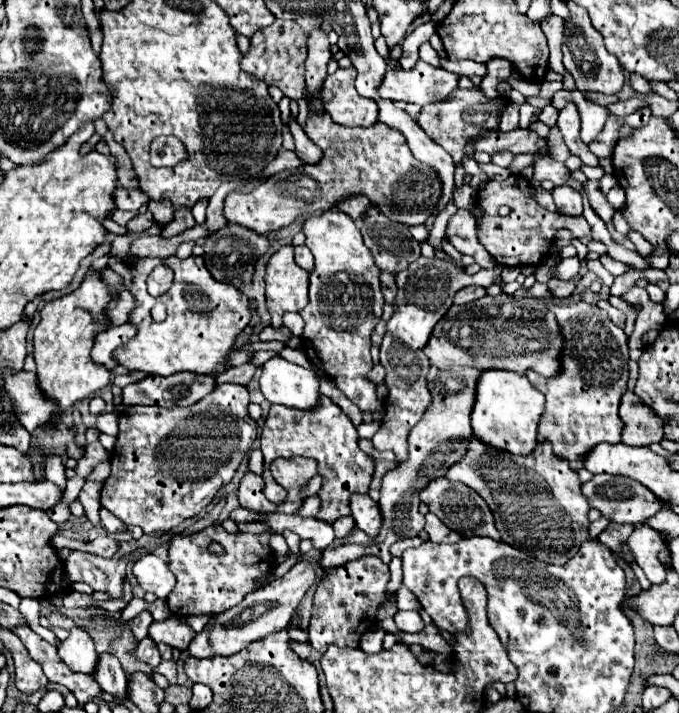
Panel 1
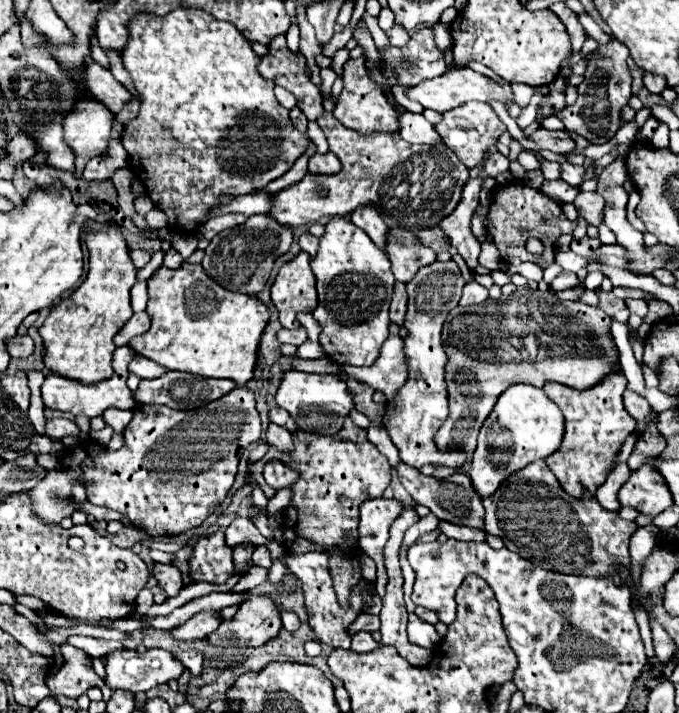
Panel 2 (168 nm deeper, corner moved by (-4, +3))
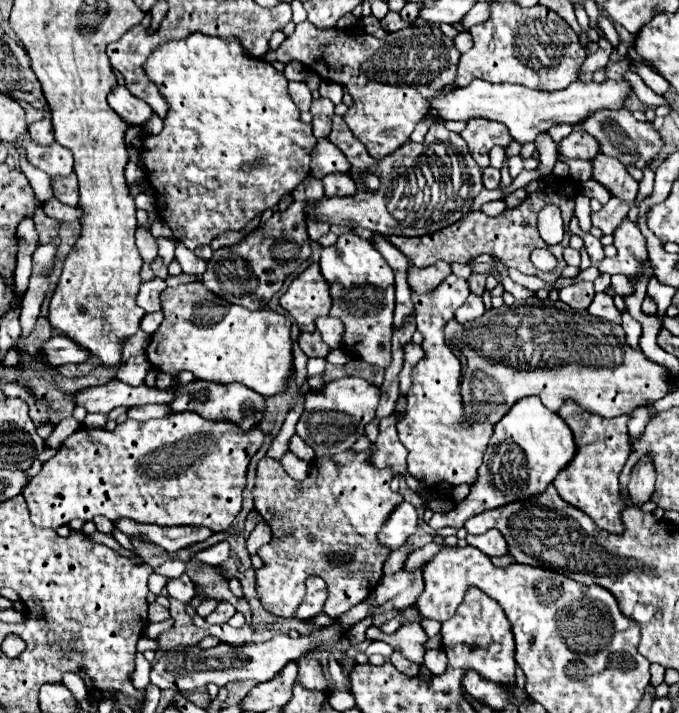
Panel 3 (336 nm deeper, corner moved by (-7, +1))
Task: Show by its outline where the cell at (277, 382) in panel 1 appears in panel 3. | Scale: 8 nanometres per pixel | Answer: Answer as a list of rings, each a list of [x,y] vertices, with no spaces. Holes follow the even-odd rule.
[[[340,378],[324,384],[320,390],[310,390],[304,396],[304,412],[296,424],[296,434],[314,448],[316,456],[334,456],[354,446],[364,426],[374,418],[380,388],[362,378]]]

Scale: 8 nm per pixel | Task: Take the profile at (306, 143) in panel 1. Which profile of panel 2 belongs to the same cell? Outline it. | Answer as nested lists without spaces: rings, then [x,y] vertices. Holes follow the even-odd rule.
[[[333,152],[315,154],[309,160],[309,172],[313,172],[313,174],[339,174],[341,162],[339,162],[339,158],[333,156]]]

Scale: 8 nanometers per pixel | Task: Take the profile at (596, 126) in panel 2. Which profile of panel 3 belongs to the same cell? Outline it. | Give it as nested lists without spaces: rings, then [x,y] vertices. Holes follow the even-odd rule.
[[[622,106],[620,110],[600,110],[594,112],[592,116],[584,118],[580,122],[580,130],[584,130],[586,134],[594,136],[600,144],[600,152],[606,156],[614,156],[618,158],[622,164],[634,164],[638,168],[646,166],[648,162],[654,160],[654,156],[660,150],[660,136],[658,132],[650,126],[650,122],[638,122],[636,118],[632,118],[632,112]]]

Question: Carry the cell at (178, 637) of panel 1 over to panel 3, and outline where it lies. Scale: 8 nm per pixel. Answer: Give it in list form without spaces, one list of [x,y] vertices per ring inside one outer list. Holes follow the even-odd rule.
[[[220,602],[218,608],[216,608],[210,616],[206,616],[206,620],[208,620],[208,624],[224,624],[224,622],[228,622],[234,614],[236,614],[236,608],[234,608],[230,602]]]

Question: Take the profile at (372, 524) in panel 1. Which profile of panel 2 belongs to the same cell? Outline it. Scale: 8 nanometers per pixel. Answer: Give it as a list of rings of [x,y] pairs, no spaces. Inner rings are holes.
[[[367,500],[361,506],[361,522],[359,522],[359,548],[373,558],[377,564],[377,594],[383,598],[387,574],[383,564],[383,546],[389,538],[389,528],[393,520],[401,514],[403,504],[399,500]]]

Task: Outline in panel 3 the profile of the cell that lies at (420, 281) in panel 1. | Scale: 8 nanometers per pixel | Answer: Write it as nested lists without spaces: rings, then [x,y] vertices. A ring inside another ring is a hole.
[[[450,274],[432,292],[412,292],[416,326],[424,336],[424,358],[418,362],[412,374],[412,388],[406,396],[406,412],[398,422],[398,436],[408,450],[408,472],[416,478],[424,478],[430,486],[436,486],[440,480],[446,480],[454,486],[462,482],[472,484],[494,428],[488,422],[462,422],[464,410],[460,404],[460,360],[444,342],[444,326],[454,318],[468,294],[468,282],[454,274]]]

